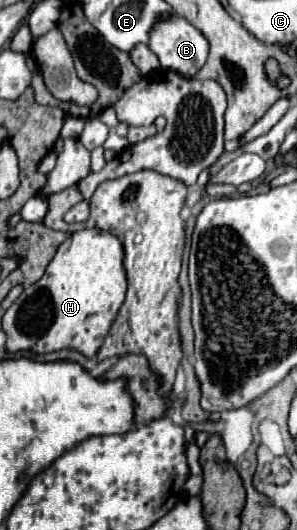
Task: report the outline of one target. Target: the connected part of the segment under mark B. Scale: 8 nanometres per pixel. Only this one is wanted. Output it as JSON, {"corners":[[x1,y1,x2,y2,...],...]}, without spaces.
{"corners":[[173,16,167,22,155,24,155,28,151,30,149,48,159,56,161,68,175,70,183,76,195,76,201,70,201,66,207,62,207,56,209,56,209,40,191,22,187,22,181,16]]}

